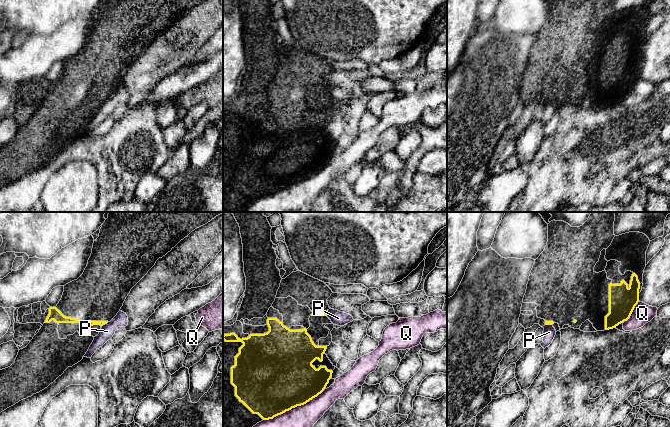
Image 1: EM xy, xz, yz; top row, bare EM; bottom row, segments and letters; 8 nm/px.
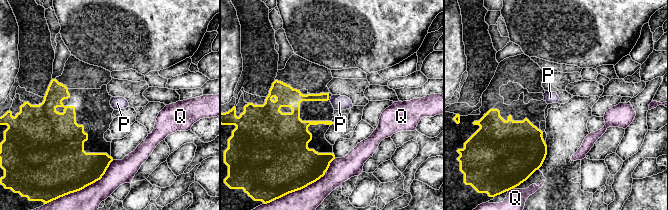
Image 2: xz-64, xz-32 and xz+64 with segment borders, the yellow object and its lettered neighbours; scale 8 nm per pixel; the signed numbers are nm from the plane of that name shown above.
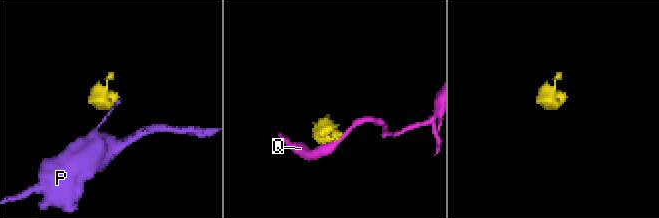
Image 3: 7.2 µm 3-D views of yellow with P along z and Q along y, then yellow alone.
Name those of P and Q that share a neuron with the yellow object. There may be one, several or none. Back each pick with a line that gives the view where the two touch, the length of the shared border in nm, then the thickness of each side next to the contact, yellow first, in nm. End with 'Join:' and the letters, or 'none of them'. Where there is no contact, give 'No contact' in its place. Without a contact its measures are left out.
Join: none of them

